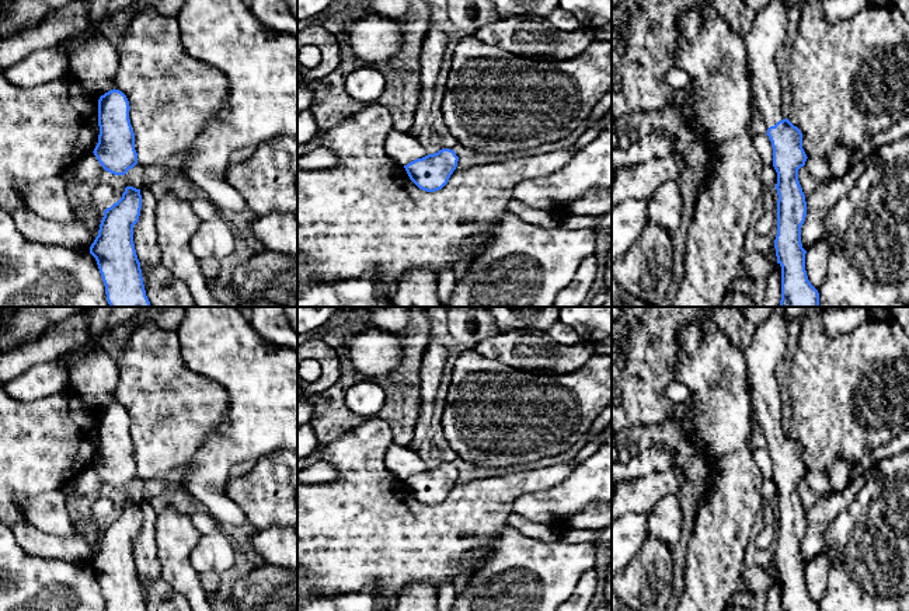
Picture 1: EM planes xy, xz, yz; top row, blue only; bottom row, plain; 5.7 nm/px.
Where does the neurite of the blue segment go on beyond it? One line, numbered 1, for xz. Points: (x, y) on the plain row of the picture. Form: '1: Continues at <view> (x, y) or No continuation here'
1: No continuation here

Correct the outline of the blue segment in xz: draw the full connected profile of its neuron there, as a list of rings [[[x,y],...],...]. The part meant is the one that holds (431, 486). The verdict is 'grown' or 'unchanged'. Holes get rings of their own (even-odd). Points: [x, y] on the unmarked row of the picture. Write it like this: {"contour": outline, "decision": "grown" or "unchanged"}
{"contour": [[[442,462],[438,467],[417,472],[404,479],[410,493],[422,504],[442,503],[457,481],[459,471],[454,464]]], "decision": "unchanged"}

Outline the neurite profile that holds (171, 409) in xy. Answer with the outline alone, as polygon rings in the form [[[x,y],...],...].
[[[143,314],[128,325],[130,332],[119,346],[119,378],[114,402],[122,405],[129,415],[137,476],[163,479],[168,471],[195,458],[208,434],[223,420],[227,394],[217,383],[184,364],[174,329],[163,329]]]

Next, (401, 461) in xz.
[[[396,443],[389,446],[386,467],[400,481],[429,468],[415,450],[411,450],[408,446],[401,447]]]

